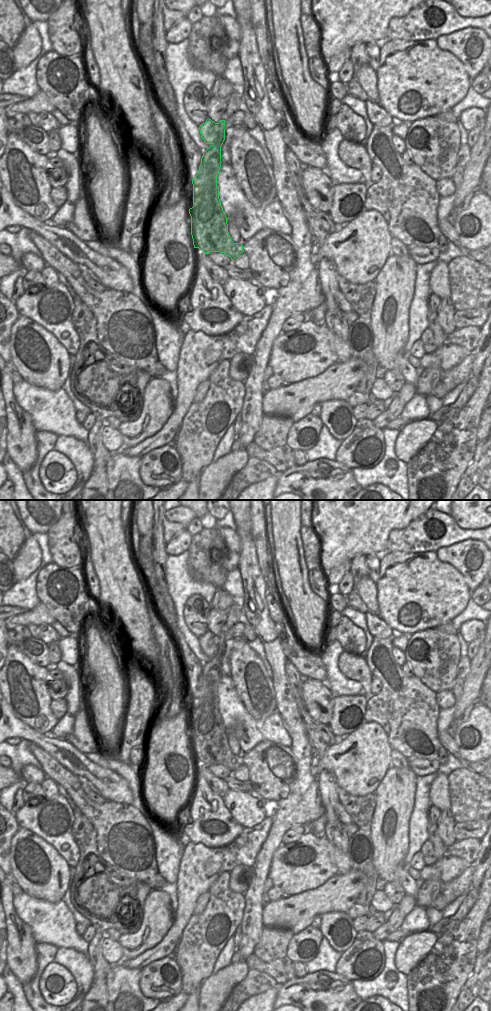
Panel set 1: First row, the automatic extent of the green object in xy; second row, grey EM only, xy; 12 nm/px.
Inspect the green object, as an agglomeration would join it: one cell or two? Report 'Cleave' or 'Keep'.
Cleave

